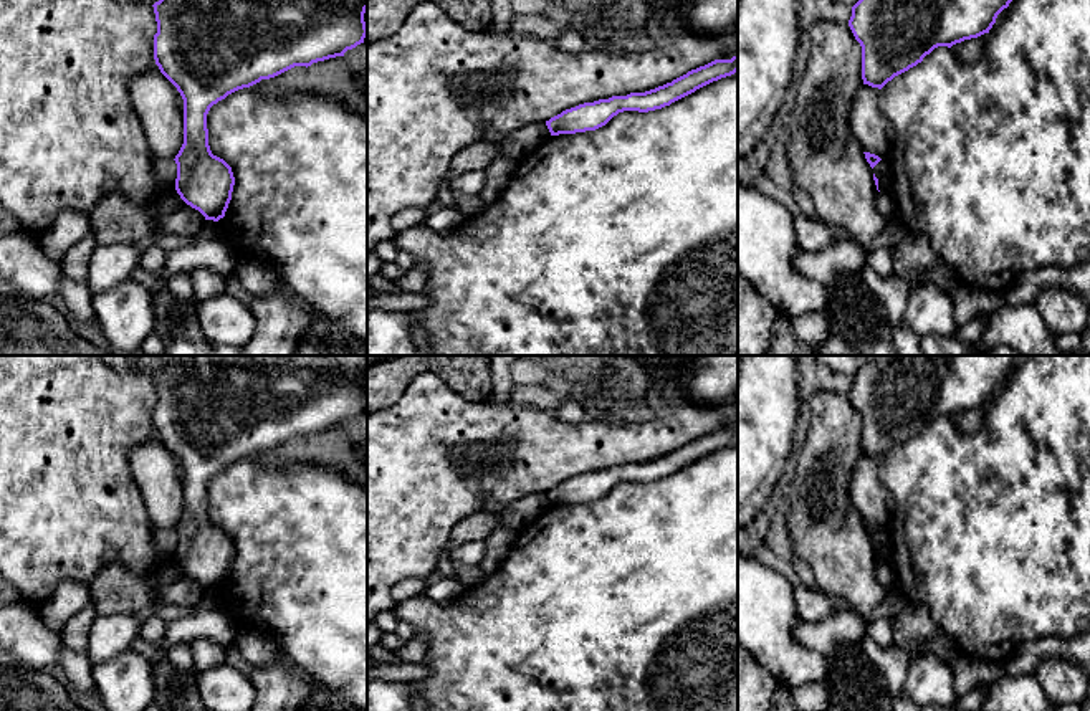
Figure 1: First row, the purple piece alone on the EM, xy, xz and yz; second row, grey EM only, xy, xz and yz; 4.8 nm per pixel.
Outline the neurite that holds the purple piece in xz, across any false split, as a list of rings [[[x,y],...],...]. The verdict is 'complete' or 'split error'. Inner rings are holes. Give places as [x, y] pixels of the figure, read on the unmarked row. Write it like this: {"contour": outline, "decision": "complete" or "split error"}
{"contour": [[[738,427],[731,430],[715,430],[705,437],[645,463],[612,466],[594,473],[584,473],[566,480],[546,491],[551,506],[595,501],[605,496],[614,486],[624,481],[648,483],[670,476],[672,473],[695,463],[696,460],[731,446],[738,441]]], "decision": "complete"}

